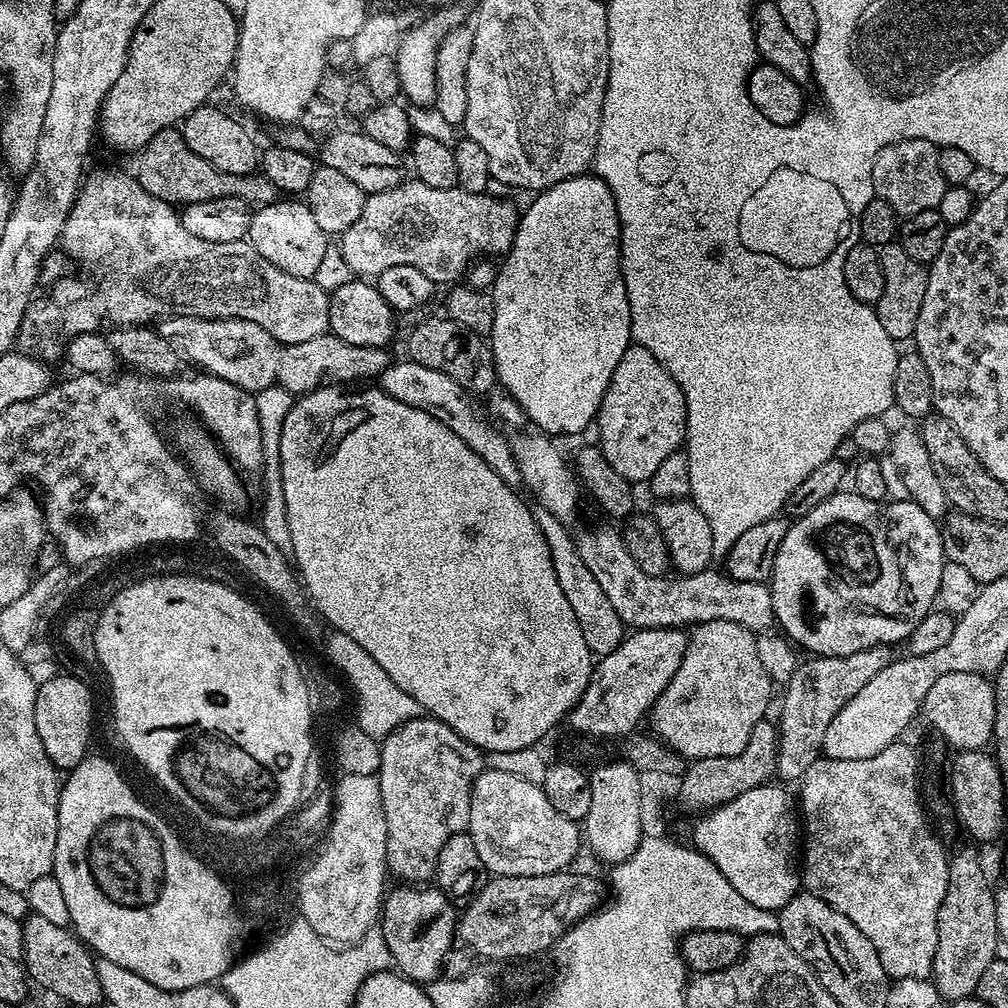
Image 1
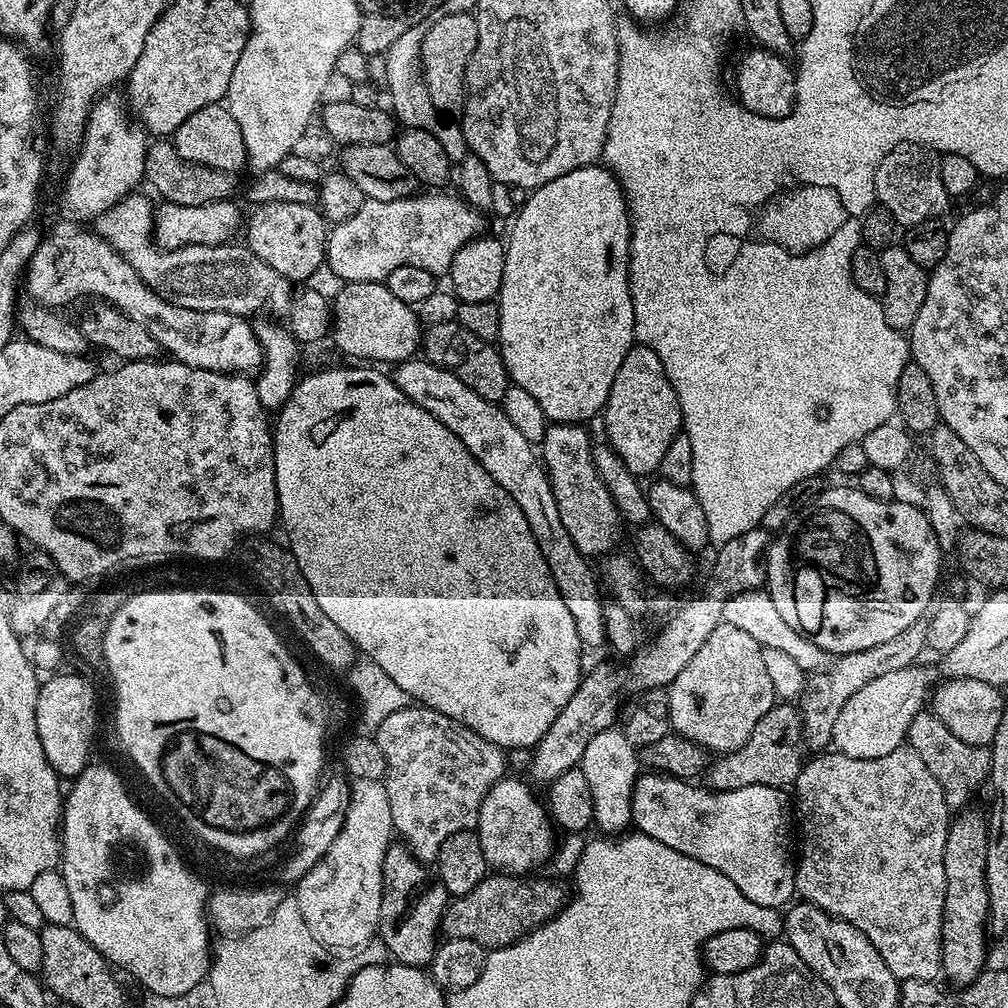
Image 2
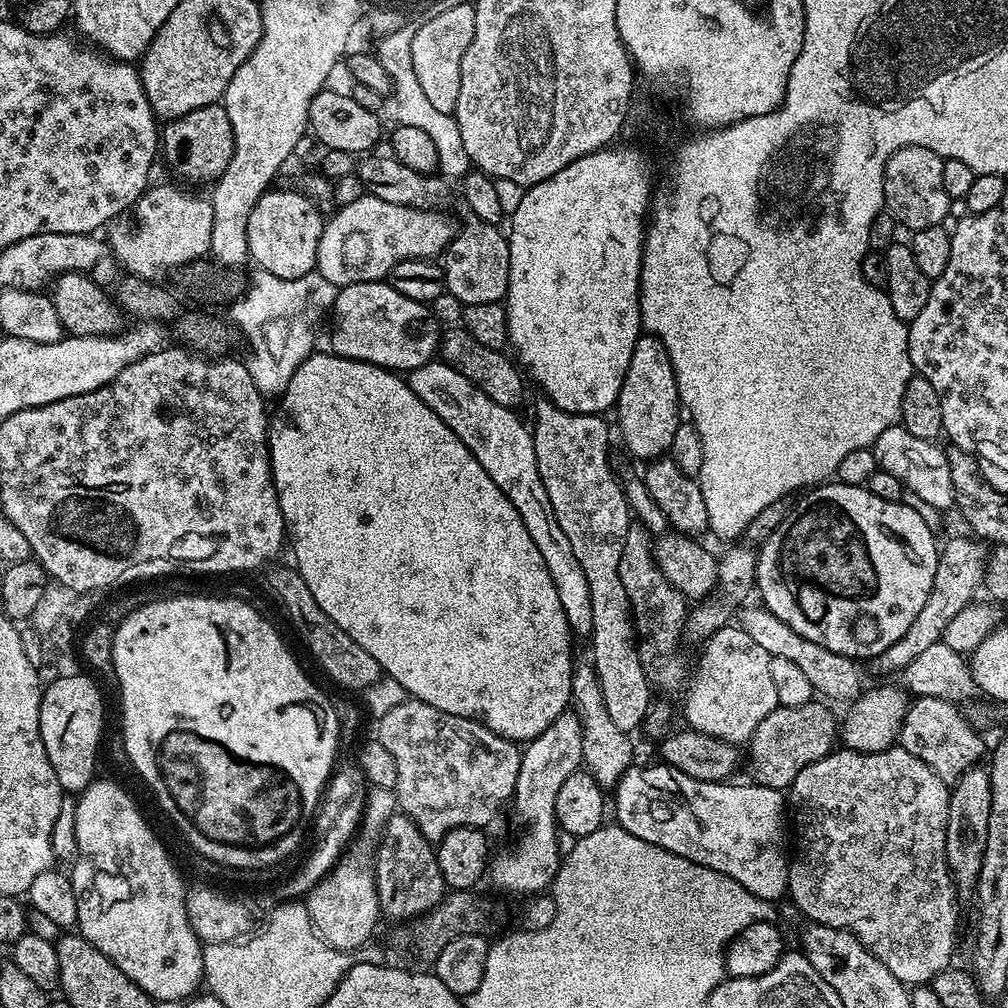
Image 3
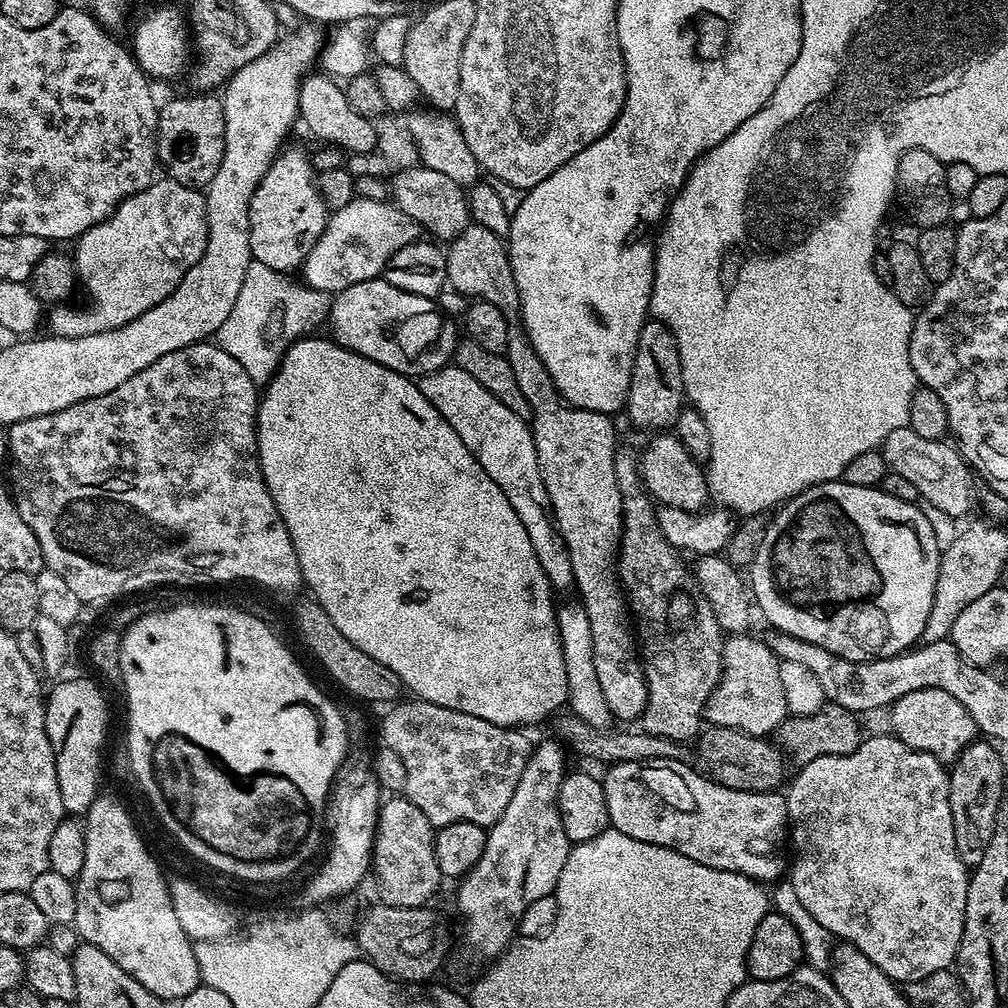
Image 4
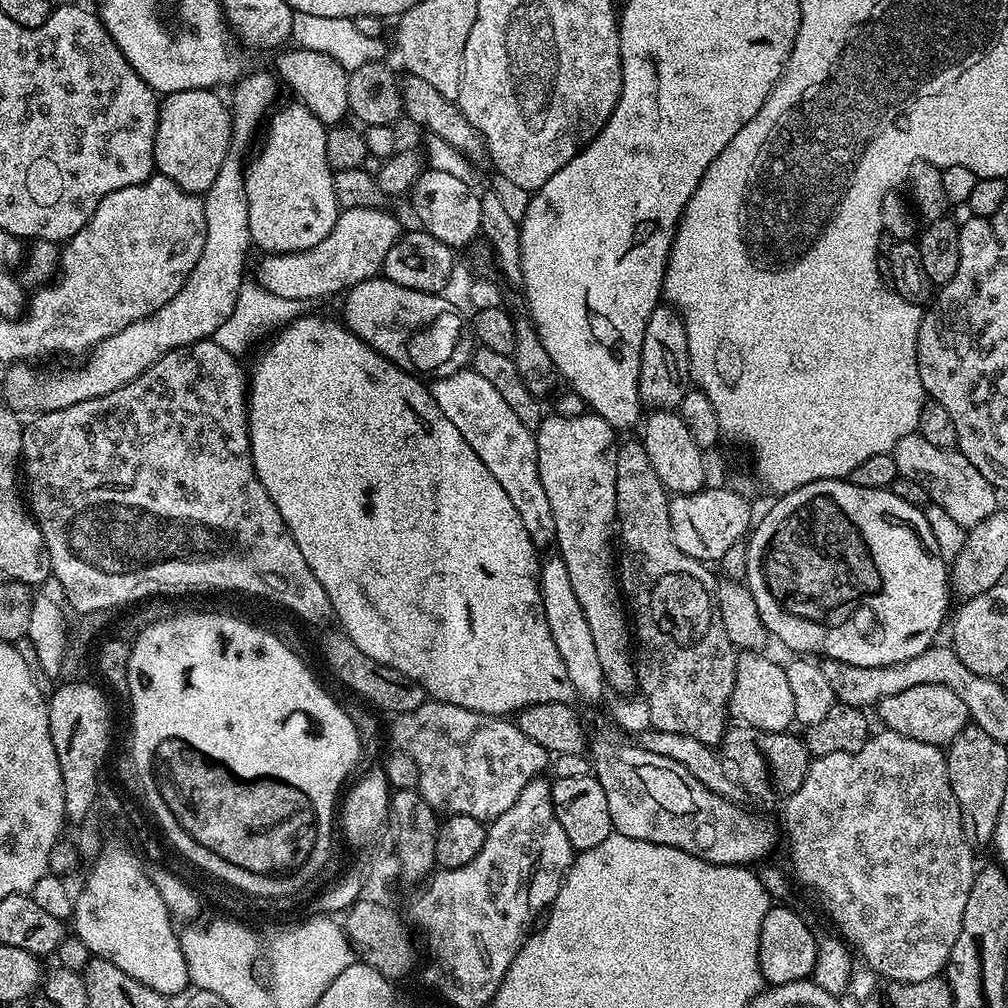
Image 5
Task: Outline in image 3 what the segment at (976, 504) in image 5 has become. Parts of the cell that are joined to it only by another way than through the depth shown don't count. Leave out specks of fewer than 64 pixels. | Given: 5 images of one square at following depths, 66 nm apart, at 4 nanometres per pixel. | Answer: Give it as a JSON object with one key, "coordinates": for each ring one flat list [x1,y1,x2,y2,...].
{"coordinates":[[899,423,891,424,872,443,872,453,876,459,877,469,886,474,894,474,898,482,902,482,907,491,918,494,925,502,930,502,941,510,948,510,953,507,956,491,954,482,950,482,950,462,948,453,939,443,914,438,910,430,906,430]]}

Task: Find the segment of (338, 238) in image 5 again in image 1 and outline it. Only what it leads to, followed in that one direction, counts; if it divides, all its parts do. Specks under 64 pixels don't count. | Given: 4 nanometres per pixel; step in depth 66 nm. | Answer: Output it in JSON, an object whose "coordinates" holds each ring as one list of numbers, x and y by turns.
{"coordinates":[[415,178,409,179,407,182,401,182,401,184,394,186,390,190,373,192,367,197,362,214,358,217,358,222,354,222,339,237,338,246,342,250,342,258,346,258,346,266,350,266,352,273,360,278,375,278,378,274,382,274,382,270,388,269,389,266,414,266,418,270,422,270,422,274,426,274,426,278,430,278,438,286,455,285,459,281,456,279,459,276,461,279,477,258,492,258,495,257,495,252,500,252,499,254,507,253,513,238,516,236,516,227,520,224,521,213,518,211,518,208,516,212,515,206,510,201,503,200,500,196,492,195,488,192,467,192,465,188,459,186,450,189,435,189,431,186,426,186,425,182]]}

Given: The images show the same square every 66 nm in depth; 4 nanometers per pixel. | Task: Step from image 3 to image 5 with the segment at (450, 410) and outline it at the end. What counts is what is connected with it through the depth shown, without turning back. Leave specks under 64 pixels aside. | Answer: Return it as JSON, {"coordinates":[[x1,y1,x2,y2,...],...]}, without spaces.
{"coordinates":[[471,370,455,372,433,379,430,387,434,402,438,402,438,410,454,422,458,434,470,442,470,450,482,458,482,466,498,478,502,490,506,490,510,502,514,502,514,510,518,510,518,515,522,517,532,543,537,546,551,545,556,539,554,514,550,514,546,490,542,490,542,482,538,478,538,454,533,429,522,426,518,414,510,410,502,394,494,390,494,385,487,378,482,378,482,374]]}

